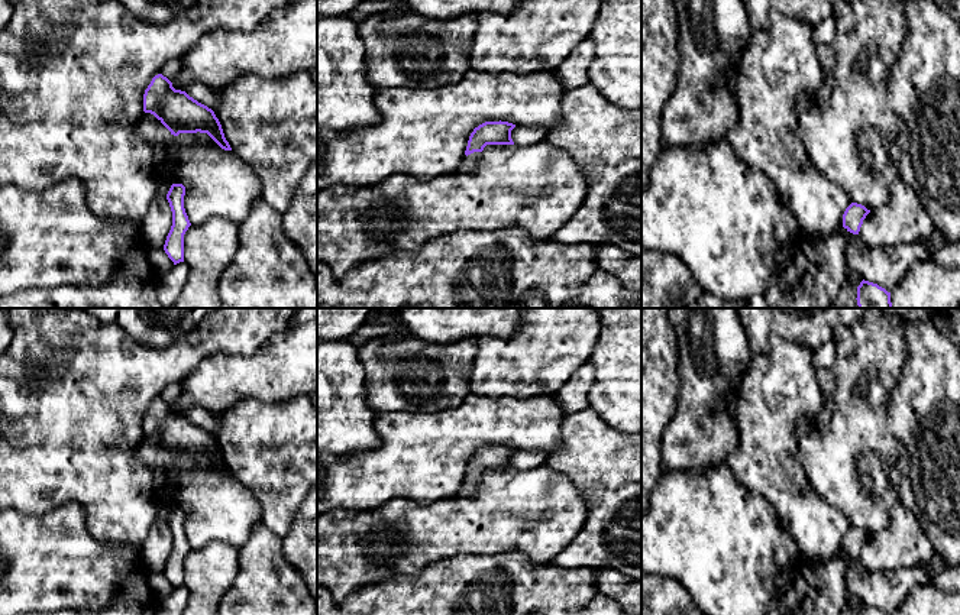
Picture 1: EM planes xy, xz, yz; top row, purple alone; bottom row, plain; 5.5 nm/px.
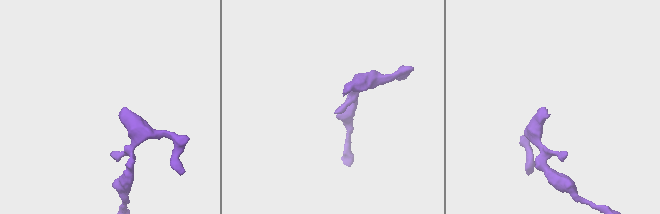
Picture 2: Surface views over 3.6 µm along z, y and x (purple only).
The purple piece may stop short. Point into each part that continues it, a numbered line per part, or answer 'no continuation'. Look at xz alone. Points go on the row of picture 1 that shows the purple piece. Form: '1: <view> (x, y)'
1: xz (469, 162)

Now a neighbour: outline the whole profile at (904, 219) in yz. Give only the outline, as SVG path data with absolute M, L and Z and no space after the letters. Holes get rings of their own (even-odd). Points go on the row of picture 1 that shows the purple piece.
M899 177L890 184L889 203L866 216L857 236L867 247L885 247L912 245L934 232L935 226L922 203Z

